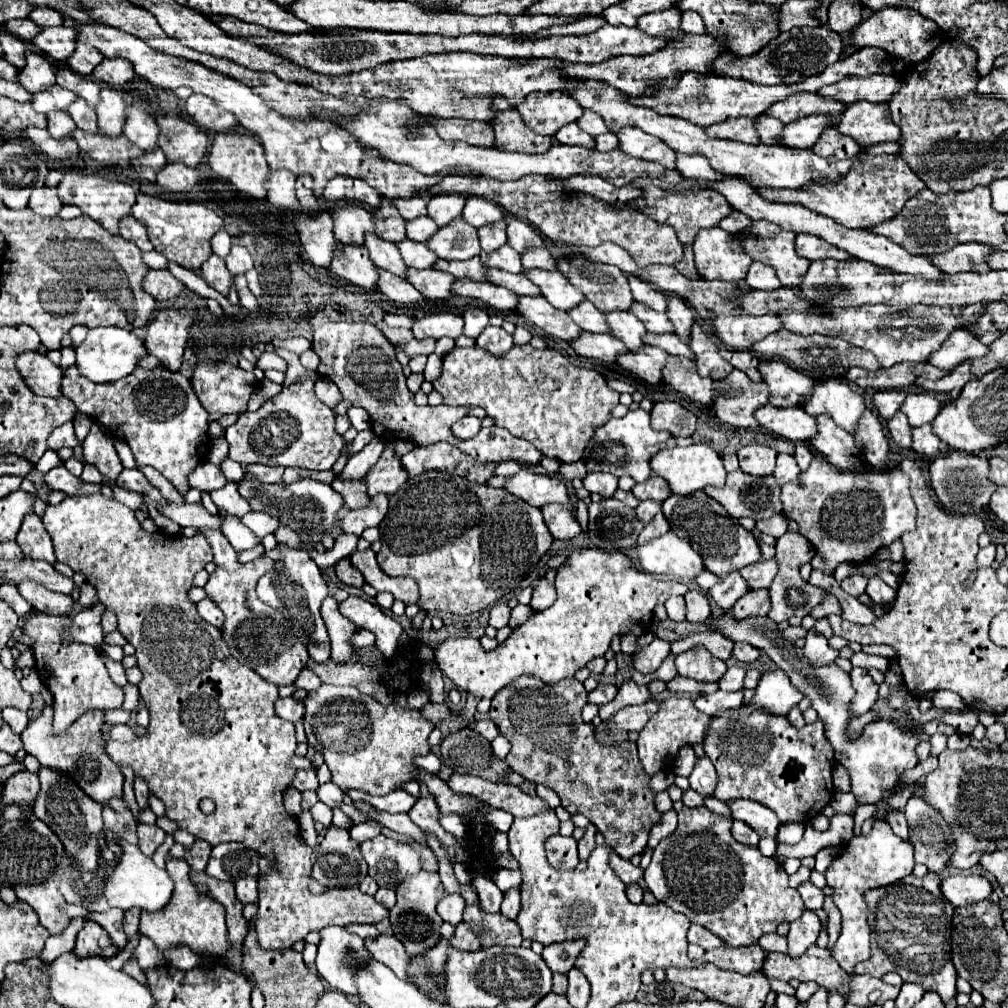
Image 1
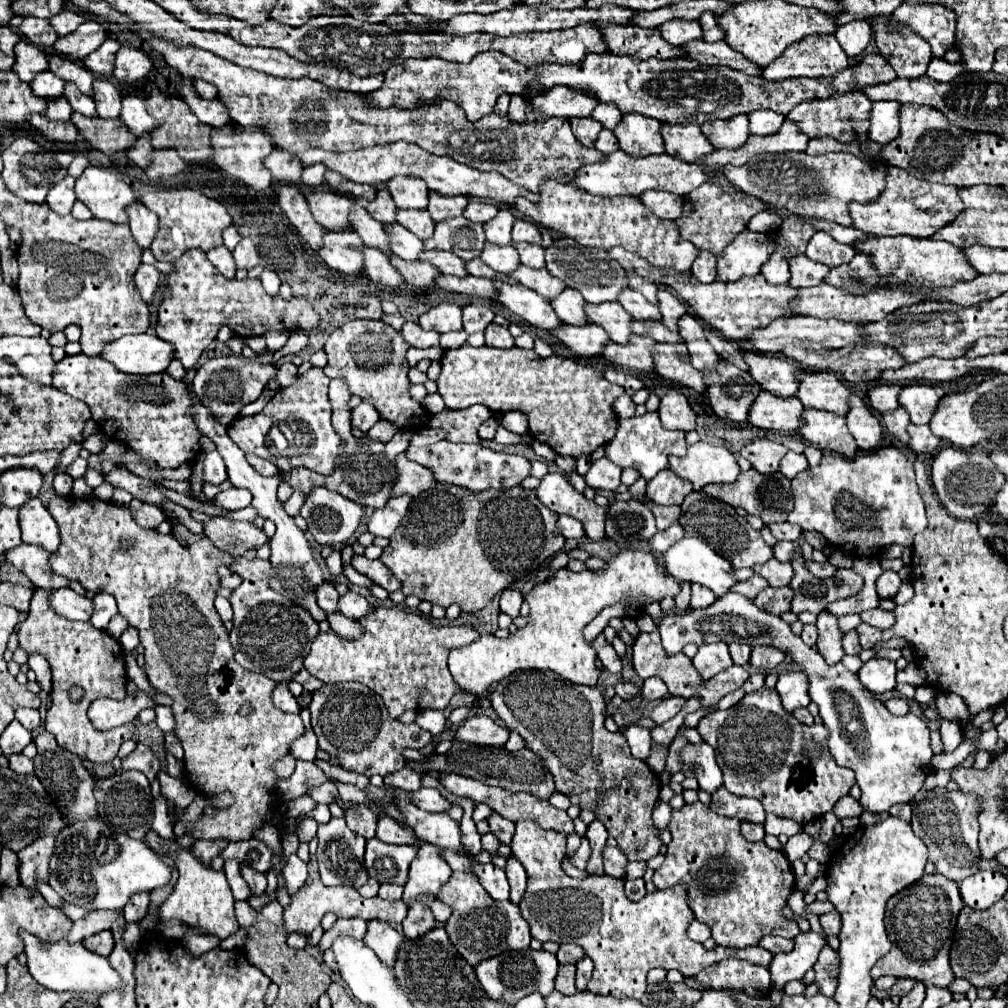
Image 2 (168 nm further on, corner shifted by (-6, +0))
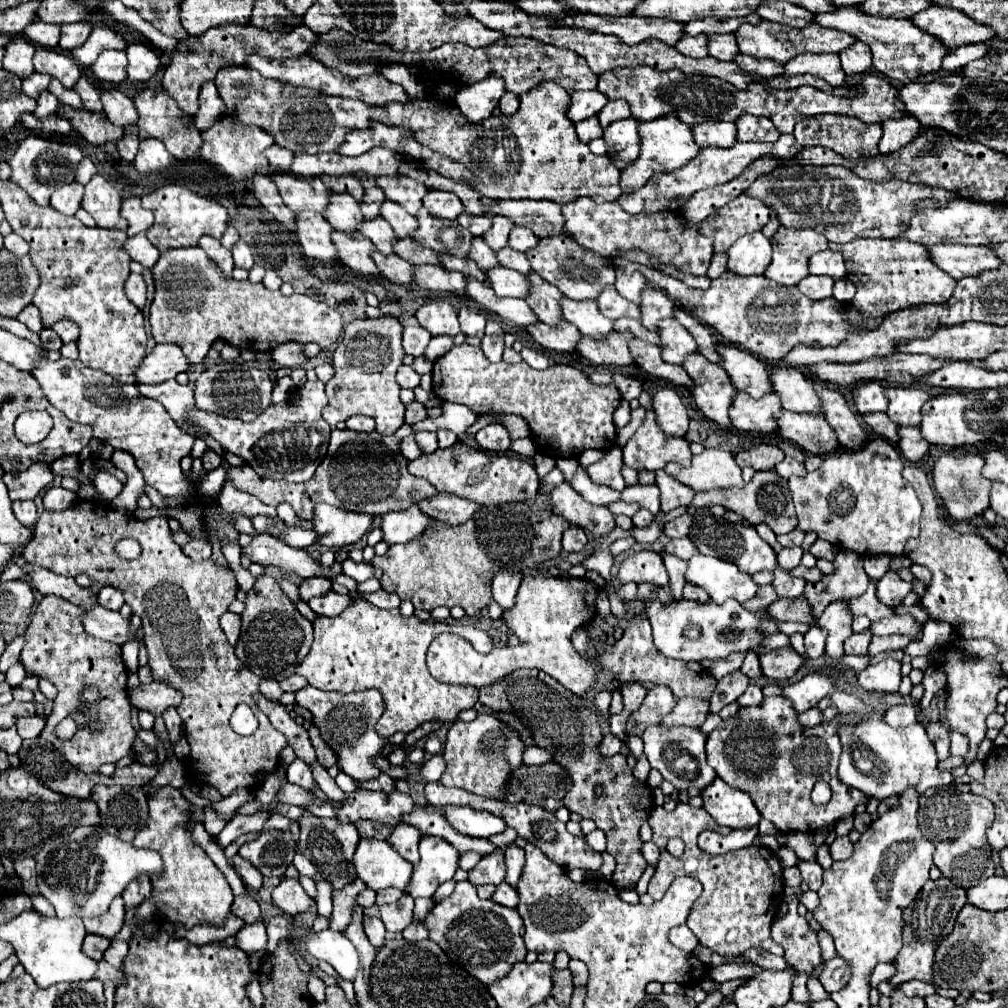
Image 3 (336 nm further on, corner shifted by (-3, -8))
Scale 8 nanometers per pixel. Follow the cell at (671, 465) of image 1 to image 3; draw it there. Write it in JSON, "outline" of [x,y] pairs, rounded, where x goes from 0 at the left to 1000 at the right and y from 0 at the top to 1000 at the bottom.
{"outline":[[[704,444],[692,452],[687,452],[687,462],[683,464],[665,458],[661,460],[659,468],[690,488],[702,488],[708,484],[726,484],[738,480],[736,464],[730,460],[728,452],[712,444]]]}

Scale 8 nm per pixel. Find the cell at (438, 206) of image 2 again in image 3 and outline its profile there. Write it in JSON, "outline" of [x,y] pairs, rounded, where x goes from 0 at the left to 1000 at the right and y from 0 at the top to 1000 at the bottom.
{"outline":[[[427,188],[421,194],[421,206],[429,210],[429,214],[438,218],[452,218],[460,210],[460,202],[450,190],[440,188]]]}

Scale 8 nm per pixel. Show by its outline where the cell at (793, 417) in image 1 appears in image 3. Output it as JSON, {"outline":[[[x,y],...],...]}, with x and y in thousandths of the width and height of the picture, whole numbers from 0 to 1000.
{"outline":[[[732,389],[726,403],[726,423],[734,429],[746,429],[746,431],[768,431],[772,429],[770,421],[770,409],[774,409],[774,395],[764,389],[756,395],[746,395],[738,389]]]}

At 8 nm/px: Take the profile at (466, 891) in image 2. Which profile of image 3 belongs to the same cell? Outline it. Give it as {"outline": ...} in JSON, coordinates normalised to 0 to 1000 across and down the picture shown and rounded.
{"outline":[[[464,873],[454,875],[450,885],[425,905],[421,919],[425,921],[427,931],[478,976],[492,974],[506,964],[512,954],[518,954],[524,944],[520,938],[520,917],[516,907],[488,893],[474,891],[472,881]]]}

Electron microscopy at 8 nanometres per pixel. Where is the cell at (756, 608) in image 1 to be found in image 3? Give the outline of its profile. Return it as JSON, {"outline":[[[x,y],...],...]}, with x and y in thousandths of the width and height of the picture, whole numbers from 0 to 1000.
{"outline":[[[792,591],[792,593],[772,593],[770,597],[766,597],[760,603],[760,609],[762,609],[762,613],[772,615],[772,617],[784,617],[784,615],[800,617],[800,619],[808,617],[808,613],[804,611],[804,601],[802,601],[798,591]]]}

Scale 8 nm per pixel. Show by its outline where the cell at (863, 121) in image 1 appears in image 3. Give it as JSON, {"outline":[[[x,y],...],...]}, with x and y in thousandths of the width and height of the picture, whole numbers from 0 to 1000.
{"outline":[[[897,115],[893,119],[879,119],[875,127],[877,127],[877,133],[871,141],[871,149],[873,153],[883,153],[893,149],[897,143],[901,143],[911,135],[913,121],[905,115]]]}

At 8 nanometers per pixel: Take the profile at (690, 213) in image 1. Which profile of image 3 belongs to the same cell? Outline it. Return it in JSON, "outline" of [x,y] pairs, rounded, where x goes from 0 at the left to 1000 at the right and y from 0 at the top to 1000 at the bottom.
{"outline":[[[734,192],[718,202],[718,206],[712,206],[706,214],[698,216],[694,228],[708,238],[708,250],[722,250],[734,234],[756,228],[766,216],[770,216],[770,210],[756,198]]]}

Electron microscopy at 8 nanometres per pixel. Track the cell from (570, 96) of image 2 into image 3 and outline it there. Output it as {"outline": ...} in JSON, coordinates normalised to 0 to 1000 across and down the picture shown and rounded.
{"outline":[[[583,89],[583,91],[567,91],[565,95],[565,105],[562,115],[567,121],[575,121],[581,119],[585,115],[591,115],[599,105],[601,105],[601,97],[595,95],[595,91],[591,89]]]}

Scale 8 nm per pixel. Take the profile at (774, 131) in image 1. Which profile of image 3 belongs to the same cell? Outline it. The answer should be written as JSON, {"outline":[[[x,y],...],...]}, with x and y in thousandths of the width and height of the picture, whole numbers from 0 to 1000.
{"outline":[[[734,115],[730,119],[732,125],[732,139],[736,141],[770,141],[774,131],[770,131],[768,123],[764,119],[752,117],[752,115]]]}

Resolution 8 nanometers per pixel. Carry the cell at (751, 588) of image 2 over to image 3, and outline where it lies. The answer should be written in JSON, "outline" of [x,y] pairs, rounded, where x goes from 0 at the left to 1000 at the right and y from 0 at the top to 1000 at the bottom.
{"outline":[[[760,579],[760,581],[754,581],[752,587],[750,587],[750,591],[748,591],[746,595],[740,595],[736,601],[738,601],[740,605],[750,607],[750,605],[758,605],[758,603],[764,601],[768,595],[772,595],[772,589],[768,587],[768,583],[766,583],[764,579]]]}

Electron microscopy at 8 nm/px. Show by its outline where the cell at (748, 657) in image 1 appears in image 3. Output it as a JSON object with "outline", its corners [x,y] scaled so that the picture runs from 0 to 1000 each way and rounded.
{"outline":[[[786,641],[782,643],[774,643],[774,645],[766,645],[766,647],[758,647],[758,649],[752,649],[754,653],[754,661],[756,661],[756,669],[760,673],[766,673],[766,675],[782,675],[788,671],[788,667],[794,663],[794,659],[798,657]]]}

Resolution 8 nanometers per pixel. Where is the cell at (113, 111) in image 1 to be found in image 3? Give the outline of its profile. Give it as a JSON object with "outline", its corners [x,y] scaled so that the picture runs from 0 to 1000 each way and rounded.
{"outline":[[[79,77],[73,85],[73,89],[79,93],[81,101],[83,101],[83,107],[87,111],[99,111],[101,113],[101,99],[99,99],[99,91],[85,79],[85,77]]]}

